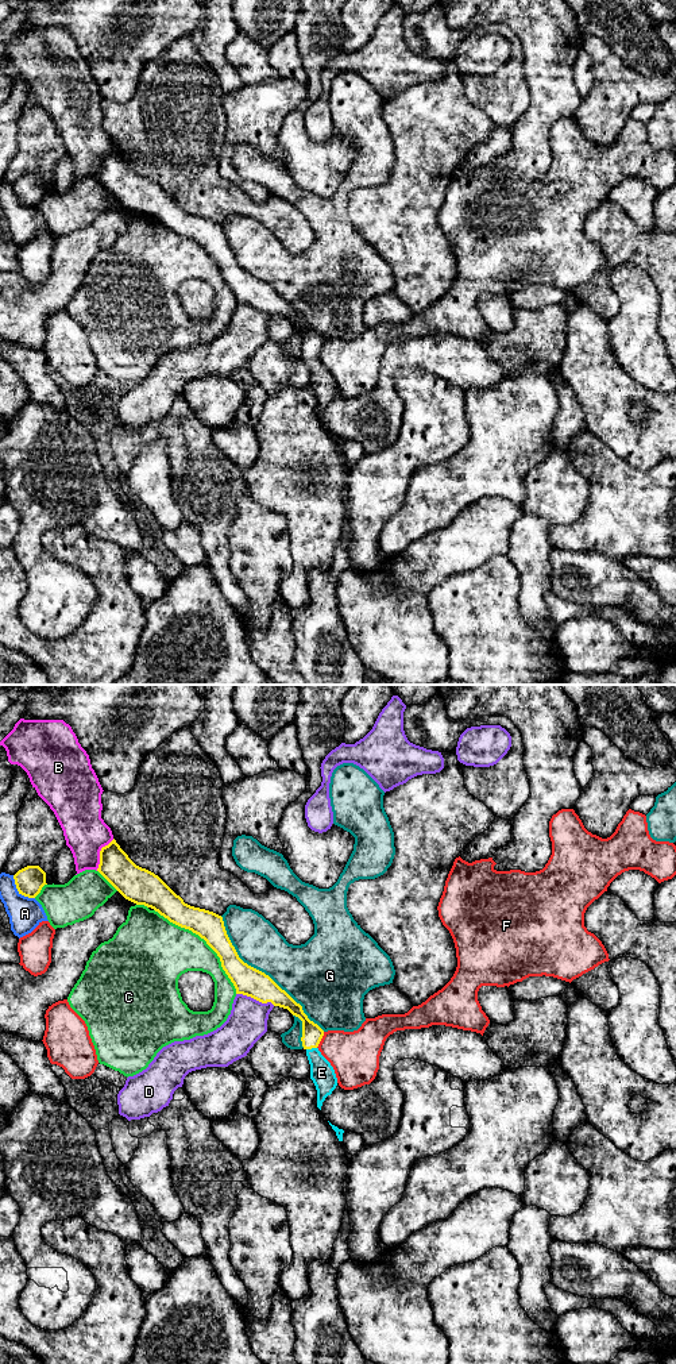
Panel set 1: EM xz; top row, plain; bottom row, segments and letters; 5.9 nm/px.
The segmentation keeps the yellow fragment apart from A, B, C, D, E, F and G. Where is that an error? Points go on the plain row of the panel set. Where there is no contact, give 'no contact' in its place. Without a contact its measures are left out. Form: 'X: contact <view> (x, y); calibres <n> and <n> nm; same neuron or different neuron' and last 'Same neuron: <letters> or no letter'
A: contact xz (19, 200); calibres 170 and 200 nm; different neuron
B: contact xz (100, 162); calibres 200 and 260 nm; different neuron
C: contact xz (205, 249); calibres 170 and 340 nm; different neuron
D: contact xz (255, 307); calibres 170 and 240 nm; different neuron
E: contact xz (311, 357); calibres 120 and 140 nm; same neuron
F: contact xz (320, 349); calibres 120 and 280 nm; different neuron
G: contact xz (263, 281); calibres 170 and 320 nm; different neuron
Same neuron: E

